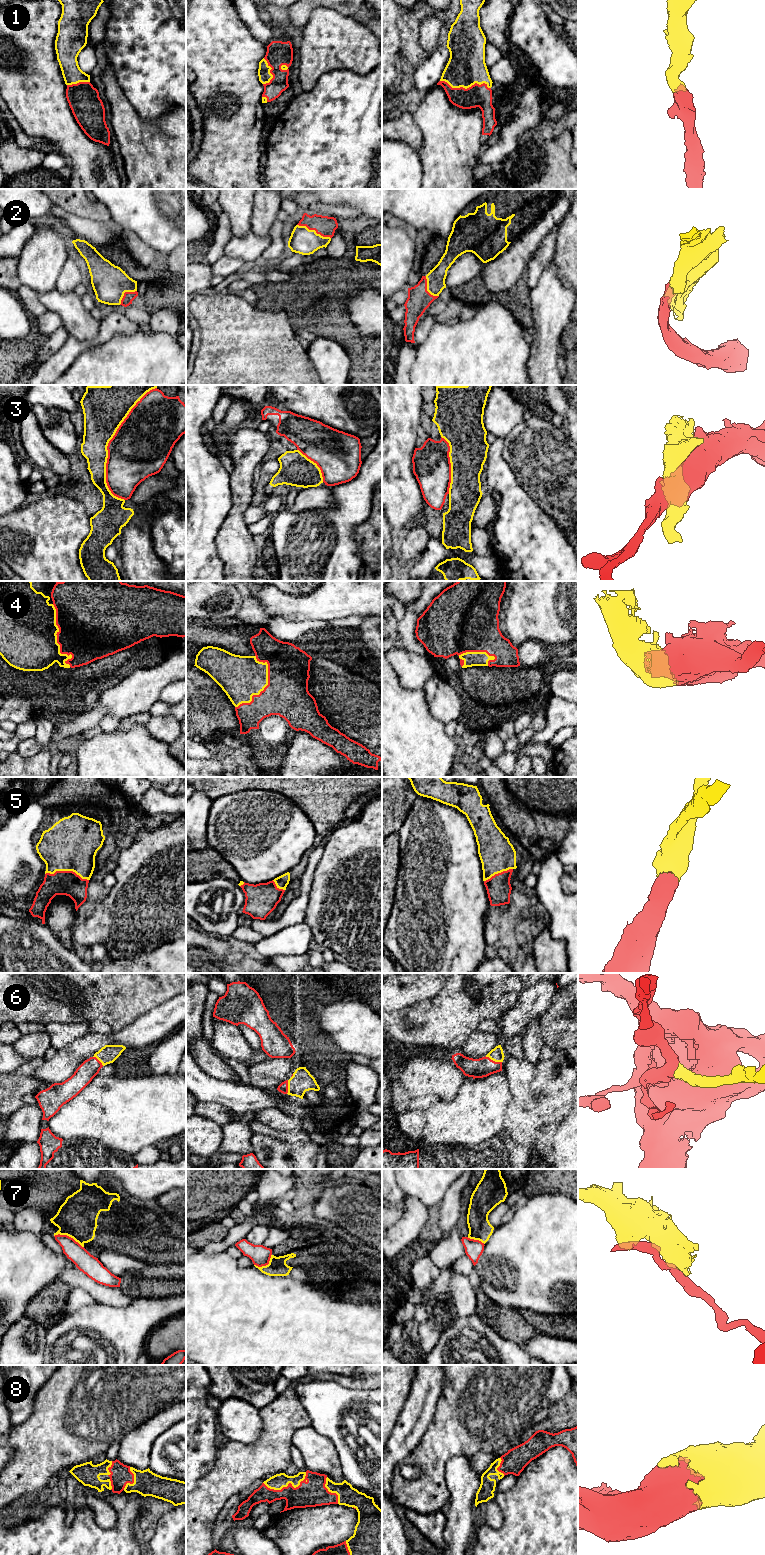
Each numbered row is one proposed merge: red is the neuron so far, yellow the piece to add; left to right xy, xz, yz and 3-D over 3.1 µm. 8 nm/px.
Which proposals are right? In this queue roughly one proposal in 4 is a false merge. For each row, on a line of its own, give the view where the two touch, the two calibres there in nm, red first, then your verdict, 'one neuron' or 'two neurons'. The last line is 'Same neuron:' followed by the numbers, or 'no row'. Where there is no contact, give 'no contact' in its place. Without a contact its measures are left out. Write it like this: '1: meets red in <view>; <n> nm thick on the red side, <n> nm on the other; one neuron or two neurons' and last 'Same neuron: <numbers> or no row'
1: meets red in yz; 180 nm thick on the red side, 300 nm on the other; one neuron
2: meets red in xz; 160 nm thick on the red side, 200 nm on the other; one neuron
3: meets red in xy; 460 nm thick on the red side, 320 nm on the other; two neurons
4: meets red in xy; 440 nm thick on the red side, 460 nm on the other; one neuron
5: meets red in xy; 200 nm thick on the red side, 420 nm on the other; one neuron
6: meets red in yz; 160 nm thick on the red side, 110 nm on the other; one neuron
7: meets red in xy; 160 nm thick on the red side, 320 nm on the other; two neurons
8: meets red in xz; 220 nm thick on the red side, 120 nm on the other; one neuron
Same neuron: 1, 2, 4, 5, 6, 8

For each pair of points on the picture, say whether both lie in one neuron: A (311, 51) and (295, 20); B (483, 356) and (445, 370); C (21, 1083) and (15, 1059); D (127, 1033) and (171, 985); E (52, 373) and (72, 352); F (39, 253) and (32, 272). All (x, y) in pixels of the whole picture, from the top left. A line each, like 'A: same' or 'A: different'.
A: different
B: same
C: different
D: different
E: same
F: same

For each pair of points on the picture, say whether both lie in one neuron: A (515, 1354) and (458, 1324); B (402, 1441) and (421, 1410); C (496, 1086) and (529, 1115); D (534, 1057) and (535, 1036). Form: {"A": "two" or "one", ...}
{"A": "one", "B": "one", "C": "two", "D": "one"}

